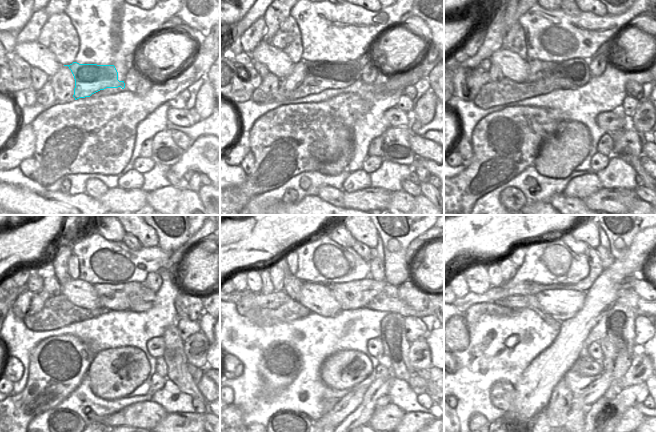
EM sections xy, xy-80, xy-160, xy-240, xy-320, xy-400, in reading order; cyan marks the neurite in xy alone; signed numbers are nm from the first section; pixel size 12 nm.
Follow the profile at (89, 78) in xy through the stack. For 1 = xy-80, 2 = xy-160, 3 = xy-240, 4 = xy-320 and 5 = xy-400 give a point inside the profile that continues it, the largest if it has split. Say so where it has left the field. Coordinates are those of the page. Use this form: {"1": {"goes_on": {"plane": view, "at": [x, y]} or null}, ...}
{"1": {"goes_on": {"plane": "xy-80", "at": [320, 76]}}, "2": {"goes_on": {"plane": "xy-160", "at": [491, 94]}}, "3": {"goes_on": {"plane": "xy-240", "at": [57, 312]}}, "4": {"goes_on": {"plane": "xy-320", "at": [291, 310]}}, "5": {"goes_on": {"plane": "xy-400", "at": [472, 314]}}}

